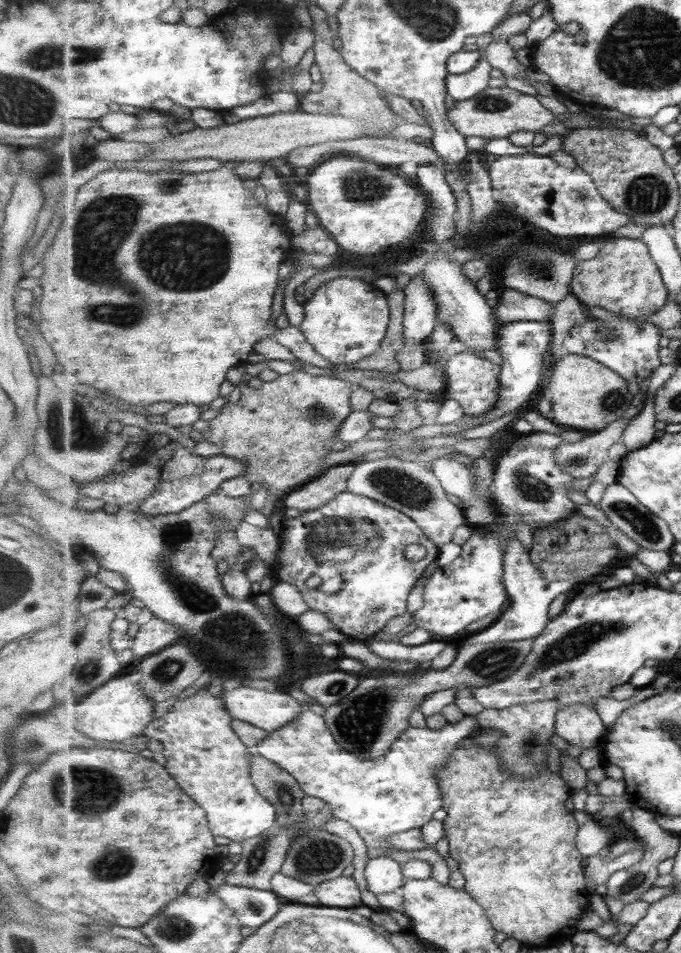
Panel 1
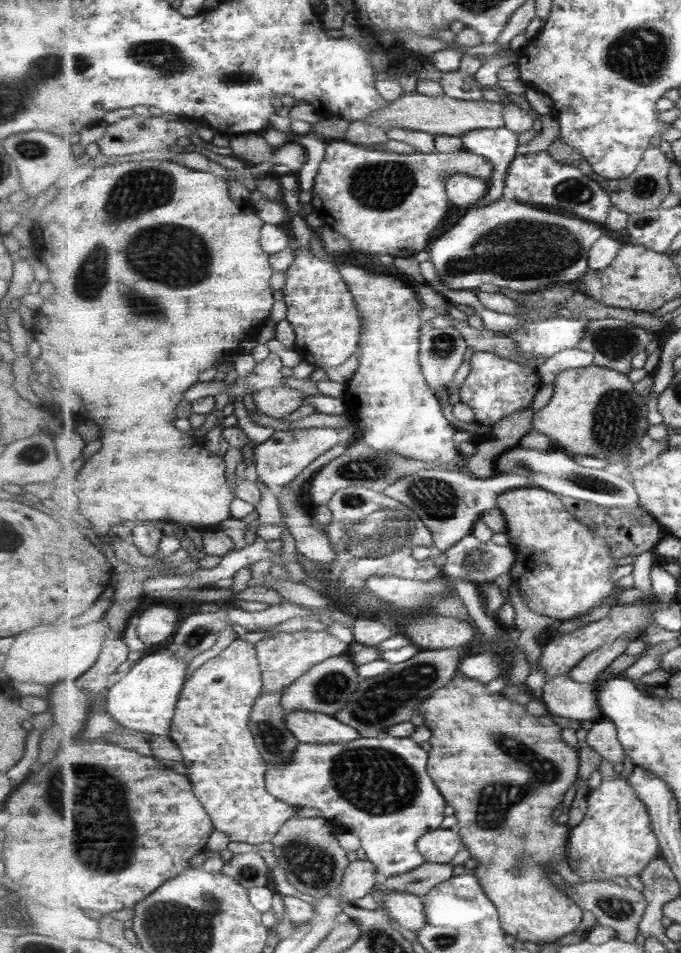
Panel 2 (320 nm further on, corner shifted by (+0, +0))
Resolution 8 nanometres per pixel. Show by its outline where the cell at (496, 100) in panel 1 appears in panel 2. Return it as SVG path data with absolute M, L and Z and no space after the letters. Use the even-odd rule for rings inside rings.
M404 93L399 100L390 102L385 108L372 112L365 121L367 124L387 130L389 127L418 130L437 136L448 134L463 138L470 130L498 129L506 126L505 102L482 100L459 100L445 94L441 97L426 96L420 93Z

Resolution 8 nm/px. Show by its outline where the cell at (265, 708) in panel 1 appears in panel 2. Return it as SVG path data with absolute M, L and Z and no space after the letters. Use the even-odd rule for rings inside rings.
M295 711L286 714L285 725L300 743L346 744L362 738L354 726L345 725L337 718L322 713Z

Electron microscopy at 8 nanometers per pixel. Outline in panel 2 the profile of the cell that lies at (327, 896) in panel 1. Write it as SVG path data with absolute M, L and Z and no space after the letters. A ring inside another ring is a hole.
M368 858L357 859L347 867L343 884L338 888L339 896L353 904L359 898L374 894L381 879L382 875L376 864Z

